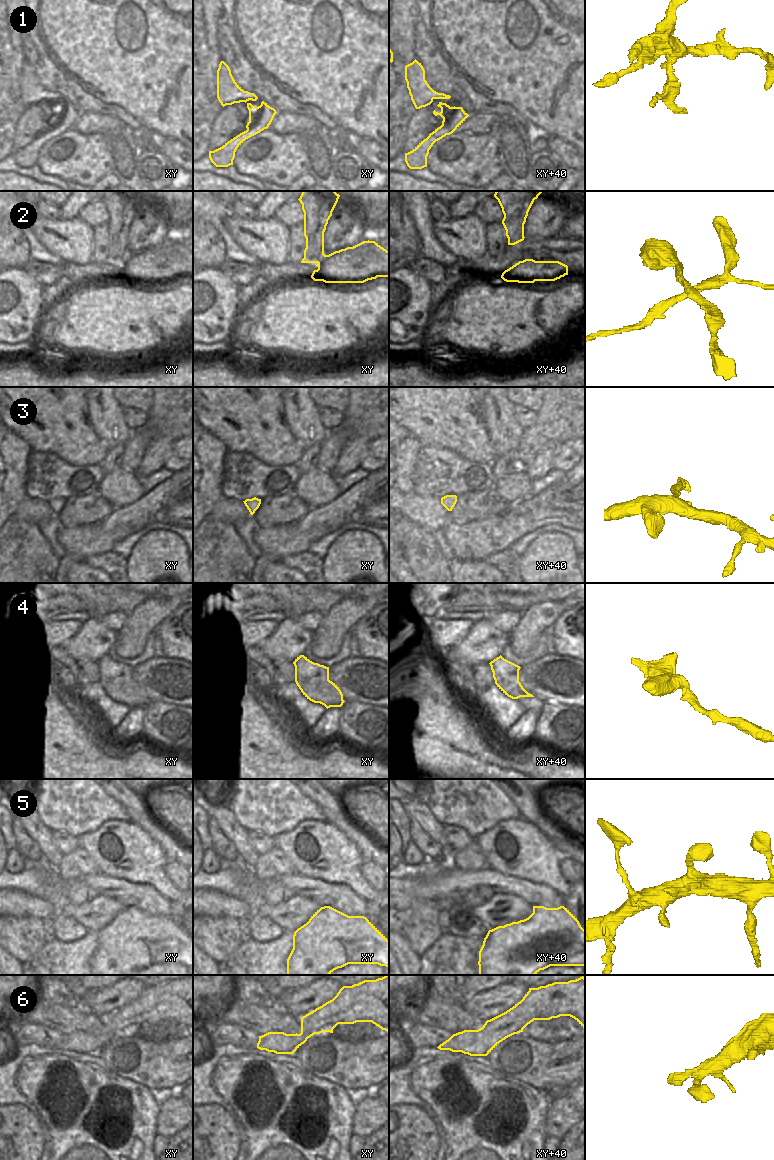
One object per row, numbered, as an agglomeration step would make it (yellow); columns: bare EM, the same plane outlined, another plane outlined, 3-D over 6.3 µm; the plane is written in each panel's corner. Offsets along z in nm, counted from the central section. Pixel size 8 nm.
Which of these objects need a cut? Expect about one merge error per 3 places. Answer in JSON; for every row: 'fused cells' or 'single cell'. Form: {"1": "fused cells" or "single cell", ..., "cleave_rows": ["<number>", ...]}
{"1": "single cell", "2": "fused cells", "3": "fused cells", "4": "single cell", "5": "single cell", "6": "single cell", "cleave_rows": ["2", "3"]}

